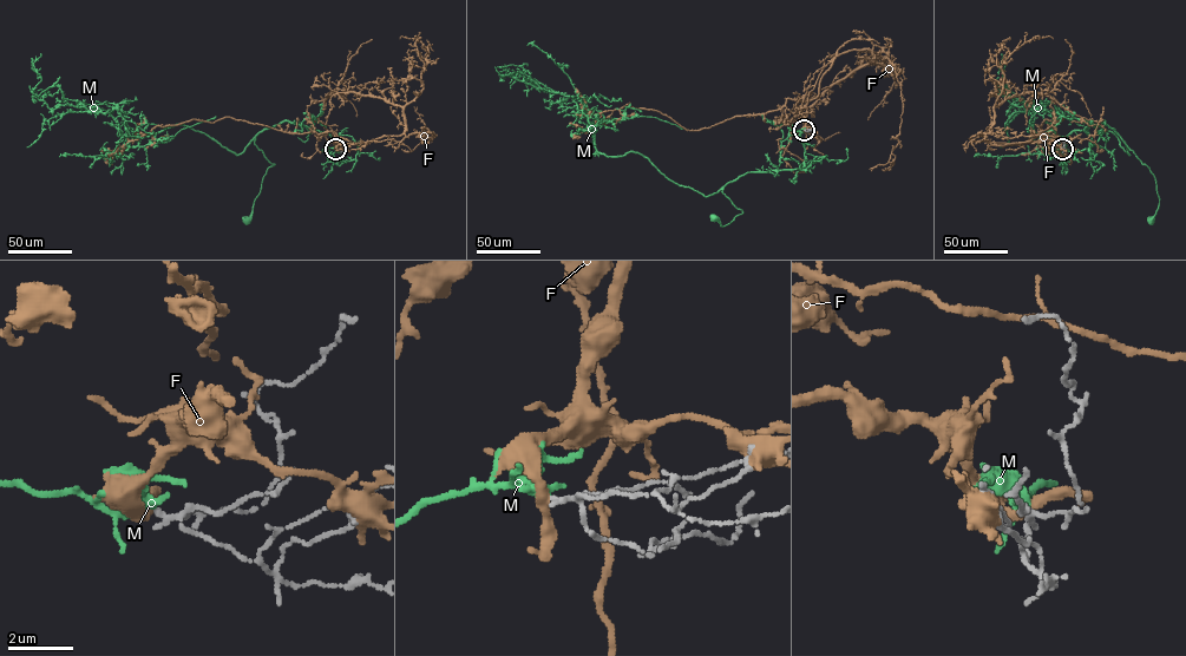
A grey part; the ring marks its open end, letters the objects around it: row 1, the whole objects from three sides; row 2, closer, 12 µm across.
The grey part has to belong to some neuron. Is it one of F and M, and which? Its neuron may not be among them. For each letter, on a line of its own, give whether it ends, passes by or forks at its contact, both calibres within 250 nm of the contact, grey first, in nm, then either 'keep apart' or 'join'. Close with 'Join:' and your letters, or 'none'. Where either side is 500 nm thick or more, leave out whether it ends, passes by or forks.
F: it passes by | 120/320 nm | keep apart
M: it passes by | 120/320 nm | join
Join: M

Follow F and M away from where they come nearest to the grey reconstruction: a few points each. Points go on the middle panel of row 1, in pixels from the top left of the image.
F: (804, 130), (806, 102), (787, 98), (779, 109), (698, 130), (627, 104), (598, 113), (581, 137)
M: (804, 130), (794, 132), (805, 148), (798, 169), (729, 181), (722, 192), (742, 212), (723, 225), (715, 217)

